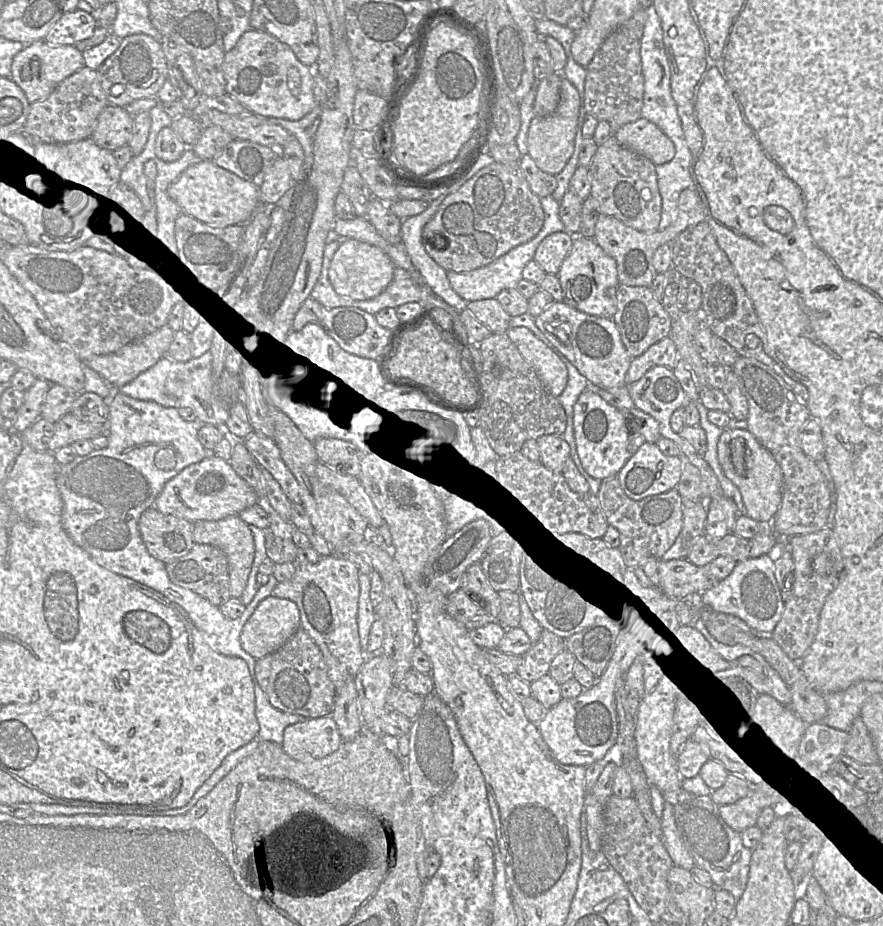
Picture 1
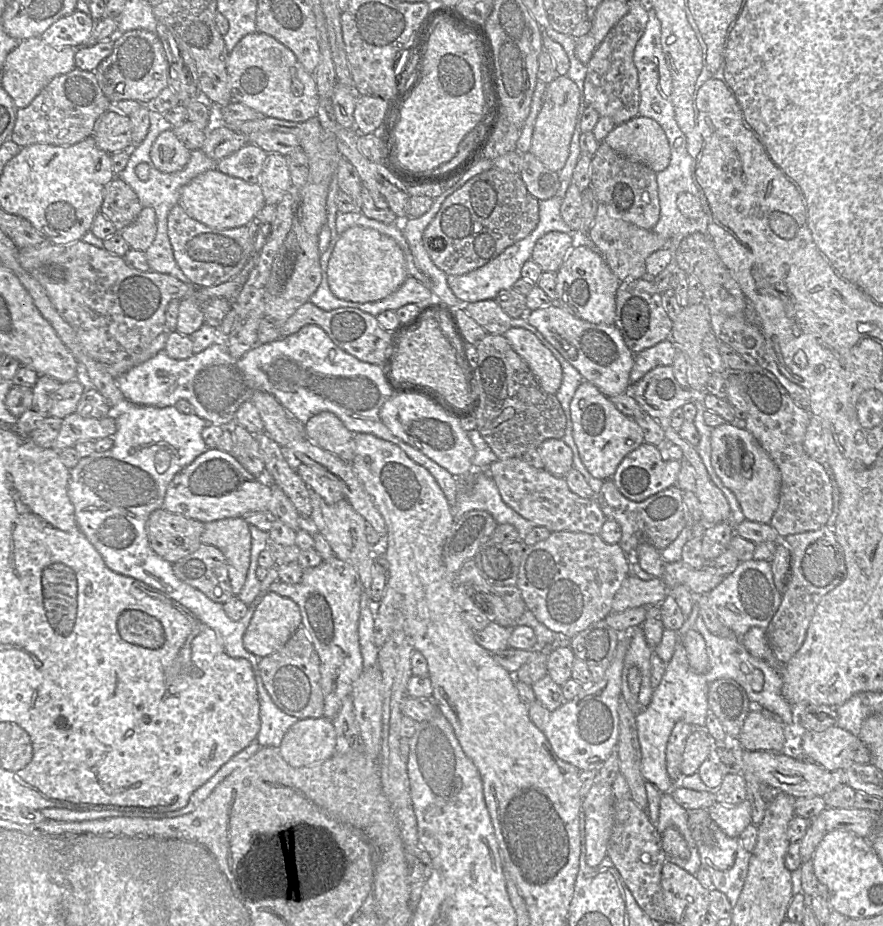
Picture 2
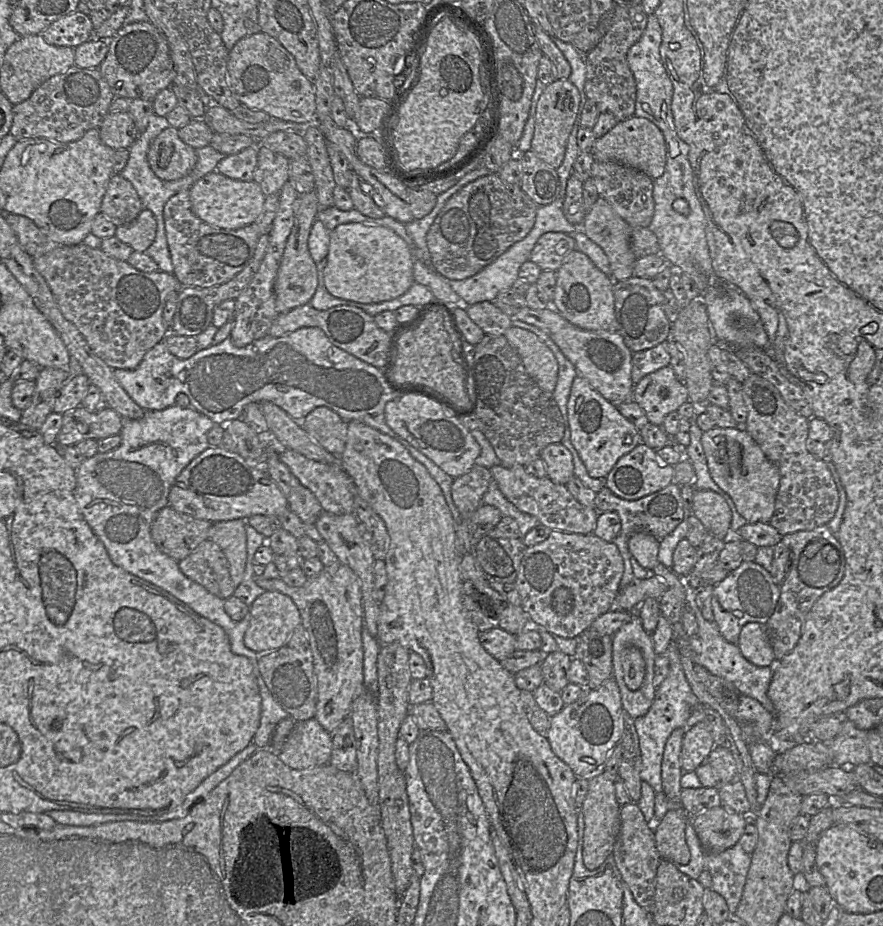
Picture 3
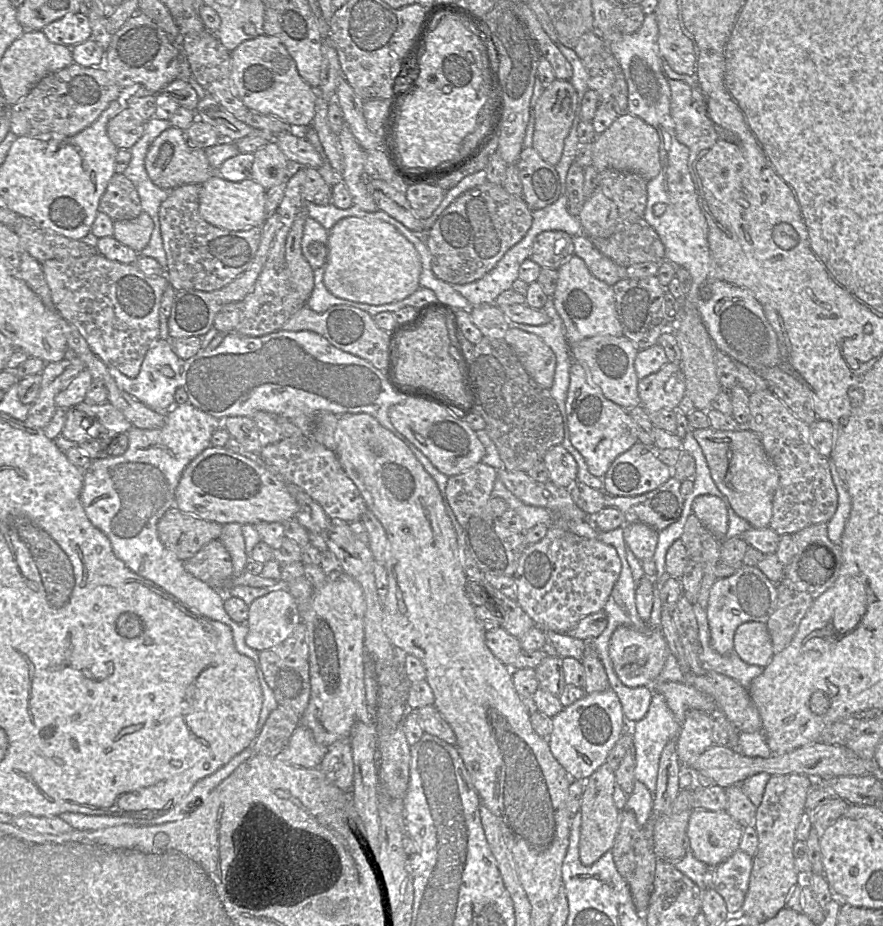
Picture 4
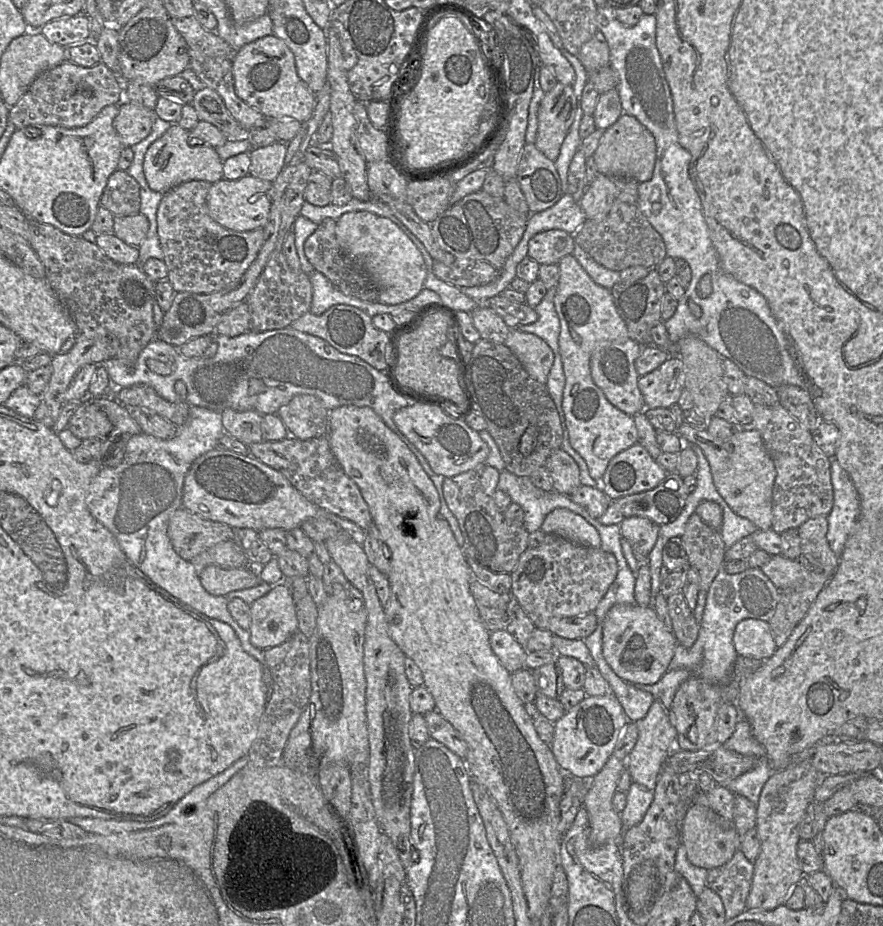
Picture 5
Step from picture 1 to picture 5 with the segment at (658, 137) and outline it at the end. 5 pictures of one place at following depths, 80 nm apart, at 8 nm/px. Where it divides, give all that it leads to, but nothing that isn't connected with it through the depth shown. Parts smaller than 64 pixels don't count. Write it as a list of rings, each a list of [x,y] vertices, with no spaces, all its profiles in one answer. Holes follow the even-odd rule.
[[[623,113],[604,131],[592,157],[599,174],[611,178],[631,178],[643,183],[653,176],[656,162],[655,138],[636,117]]]

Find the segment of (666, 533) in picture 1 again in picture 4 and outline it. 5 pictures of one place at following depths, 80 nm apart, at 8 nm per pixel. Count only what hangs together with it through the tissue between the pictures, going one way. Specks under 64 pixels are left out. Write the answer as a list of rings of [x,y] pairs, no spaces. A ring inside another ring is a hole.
[[[672,476],[666,483],[657,489],[633,497],[618,497],[604,492],[605,507],[618,509],[625,518],[625,524],[643,523],[656,531],[662,531],[680,518],[685,499],[680,492],[681,481]]]

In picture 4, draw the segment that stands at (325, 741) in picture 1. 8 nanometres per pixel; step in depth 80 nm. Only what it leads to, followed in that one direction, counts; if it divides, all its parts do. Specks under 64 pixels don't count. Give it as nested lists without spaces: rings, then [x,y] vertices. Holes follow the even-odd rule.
[[[299,725],[276,757],[293,766],[319,768],[327,750],[327,747],[315,740],[309,728]]]

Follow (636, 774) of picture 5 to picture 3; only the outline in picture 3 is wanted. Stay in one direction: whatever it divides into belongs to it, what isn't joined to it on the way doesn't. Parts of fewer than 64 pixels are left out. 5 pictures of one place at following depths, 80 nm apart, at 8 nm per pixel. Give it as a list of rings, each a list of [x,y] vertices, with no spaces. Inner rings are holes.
[[[680,622],[673,627],[674,637],[665,653],[669,660],[669,672],[662,683],[655,688],[654,699],[648,712],[634,720],[641,752],[640,778],[642,781],[647,782],[655,793],[663,792],[661,765],[666,742],[673,730],[677,728],[685,729],[686,721],[689,719],[695,706],[700,703],[685,677],[681,664],[681,654],[678,650],[679,637],[687,636],[682,635]]]

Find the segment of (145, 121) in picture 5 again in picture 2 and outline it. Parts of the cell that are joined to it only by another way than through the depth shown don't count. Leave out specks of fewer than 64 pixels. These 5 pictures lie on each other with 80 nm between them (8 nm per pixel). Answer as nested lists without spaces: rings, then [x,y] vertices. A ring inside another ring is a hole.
[[[111,107],[96,121],[92,136],[99,149],[114,154],[132,148],[132,123],[129,116]]]

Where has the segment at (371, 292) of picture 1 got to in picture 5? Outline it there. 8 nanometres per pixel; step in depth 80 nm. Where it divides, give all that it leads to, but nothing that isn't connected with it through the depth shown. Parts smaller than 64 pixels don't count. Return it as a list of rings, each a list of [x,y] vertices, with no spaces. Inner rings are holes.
[[[368,211],[344,213],[336,221],[336,237],[342,250],[358,262],[377,290],[377,302],[401,304],[416,297],[424,288],[427,268],[421,252],[388,218]]]

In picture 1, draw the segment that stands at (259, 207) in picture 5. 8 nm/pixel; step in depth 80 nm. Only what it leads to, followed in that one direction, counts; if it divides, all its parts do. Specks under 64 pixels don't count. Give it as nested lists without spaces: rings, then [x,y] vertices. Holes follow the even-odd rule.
[[[200,160],[189,166],[168,186],[167,194],[179,205],[182,213],[218,228],[247,223],[260,204],[259,187],[211,160]]]

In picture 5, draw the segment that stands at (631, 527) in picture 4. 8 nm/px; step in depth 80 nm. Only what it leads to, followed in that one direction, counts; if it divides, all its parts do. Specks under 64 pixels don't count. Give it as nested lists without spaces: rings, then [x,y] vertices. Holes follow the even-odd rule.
[[[642,517],[624,518],[619,526],[622,538],[631,544],[632,550],[648,556],[658,539],[660,526]]]

